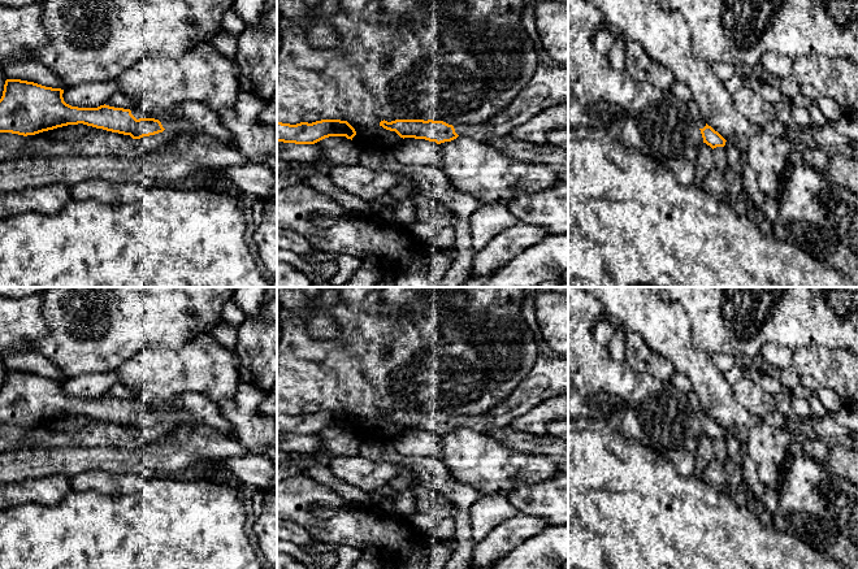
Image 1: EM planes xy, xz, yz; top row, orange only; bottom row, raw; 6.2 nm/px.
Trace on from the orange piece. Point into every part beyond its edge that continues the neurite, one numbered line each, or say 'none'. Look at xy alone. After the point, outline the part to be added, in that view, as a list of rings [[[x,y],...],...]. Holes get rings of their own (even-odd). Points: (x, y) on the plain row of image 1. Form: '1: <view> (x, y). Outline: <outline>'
1: xy (189, 407). Outline: [[[183,392],[179,394],[172,401],[164,403],[157,400],[152,405],[143,404],[138,398],[130,399],[131,405],[139,409],[155,409],[159,411],[166,422],[174,426],[181,424],[205,424],[213,426],[224,435],[231,435],[231,426],[221,414],[217,403],[211,400],[208,396],[198,392]]]

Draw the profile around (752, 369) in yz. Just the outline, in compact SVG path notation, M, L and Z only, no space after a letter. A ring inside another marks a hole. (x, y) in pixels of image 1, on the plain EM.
M742 361L744 375L751 379L754 383L763 387L767 392L774 396L785 395L788 398L792 396L792 391L788 390L781 382L776 378L776 375L767 374L757 361Z

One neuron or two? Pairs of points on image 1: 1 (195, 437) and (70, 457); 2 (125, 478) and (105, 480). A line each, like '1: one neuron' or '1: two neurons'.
1: one neuron
2: one neuron

